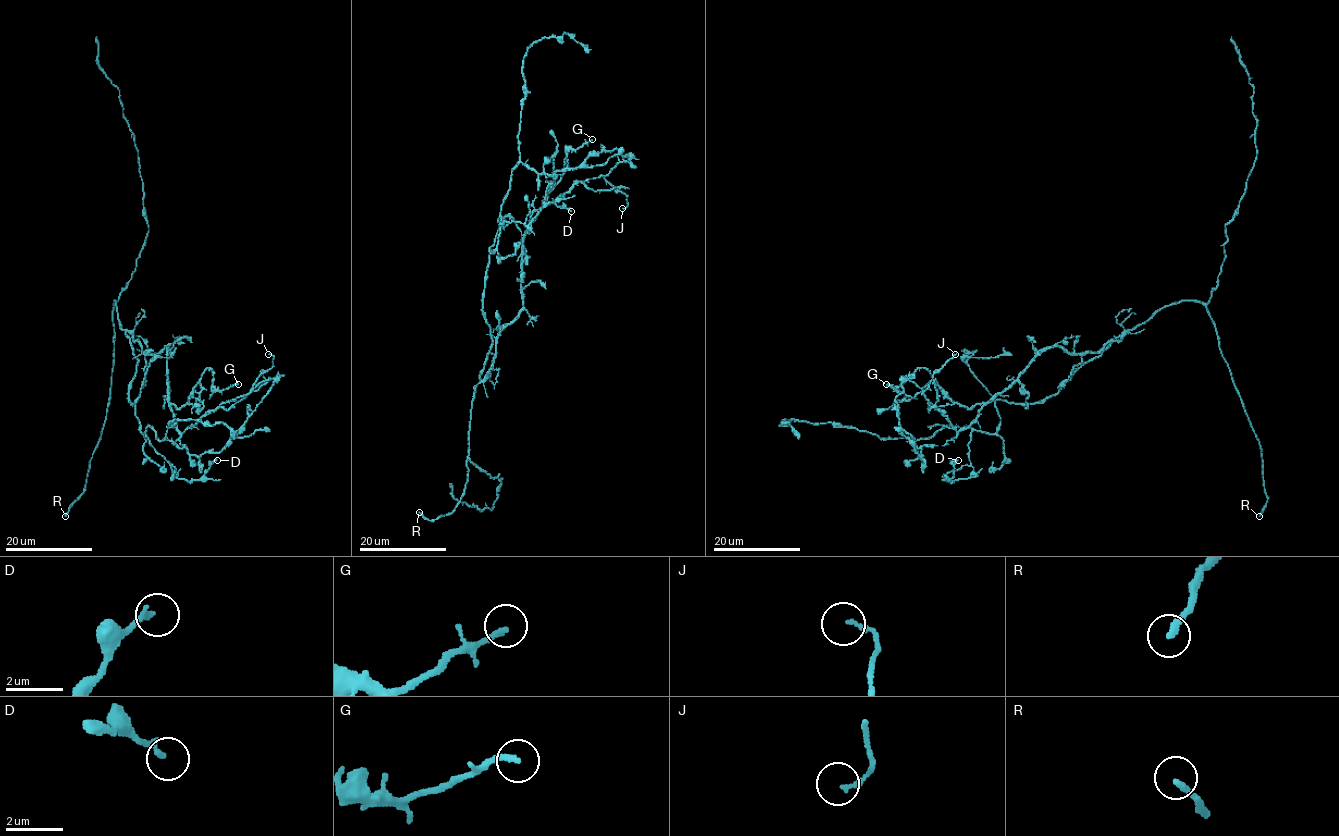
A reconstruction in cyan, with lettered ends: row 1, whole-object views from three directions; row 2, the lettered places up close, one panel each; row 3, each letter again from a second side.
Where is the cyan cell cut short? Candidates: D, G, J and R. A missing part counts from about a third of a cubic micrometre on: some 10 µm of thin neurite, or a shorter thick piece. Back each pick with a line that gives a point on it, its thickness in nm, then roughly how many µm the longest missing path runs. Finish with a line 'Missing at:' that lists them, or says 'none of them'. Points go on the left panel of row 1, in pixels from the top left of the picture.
G: at (238, 384); 200 nm thick; about 25 µm are missing
Missing at: G

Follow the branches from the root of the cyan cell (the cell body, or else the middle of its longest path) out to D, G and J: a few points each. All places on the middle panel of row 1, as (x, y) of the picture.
D: (491, 344), (482, 298), (499, 224), (517, 221), (527, 226), (549, 203), (571, 211)
G: (491, 344), (482, 380), (496, 353), (497, 334), (523, 306), (524, 231), (560, 180), (566, 152), (592, 139)
J: (491, 344), (482, 380), (497, 334), (523, 306), (530, 216), (576, 181), (602, 175), (626, 195), (622, 208)

